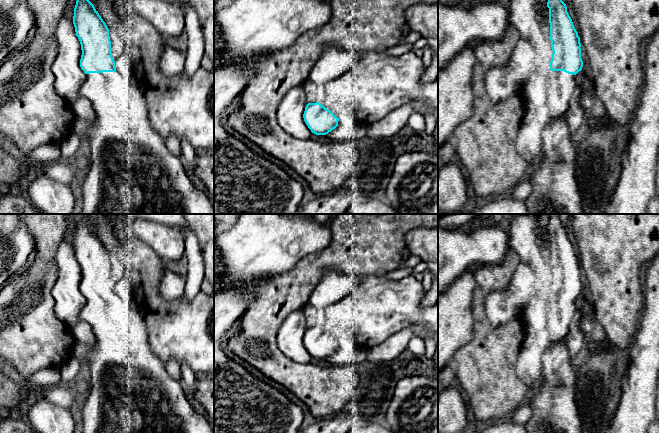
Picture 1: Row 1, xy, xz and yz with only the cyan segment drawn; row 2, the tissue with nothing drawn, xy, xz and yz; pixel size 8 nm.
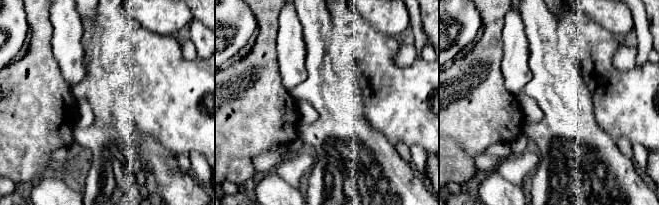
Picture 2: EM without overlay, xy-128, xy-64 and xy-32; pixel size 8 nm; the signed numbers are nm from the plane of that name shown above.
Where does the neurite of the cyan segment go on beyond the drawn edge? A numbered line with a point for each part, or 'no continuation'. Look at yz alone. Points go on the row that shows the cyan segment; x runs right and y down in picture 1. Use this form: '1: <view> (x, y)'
1: yz (546, 96)

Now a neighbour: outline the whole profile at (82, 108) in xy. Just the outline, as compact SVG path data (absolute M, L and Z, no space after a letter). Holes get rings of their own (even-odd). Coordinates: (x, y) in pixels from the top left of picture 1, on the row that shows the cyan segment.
M79 99L71 103L74 114L84 121L91 121L95 118L95 111L91 102L87 99Z

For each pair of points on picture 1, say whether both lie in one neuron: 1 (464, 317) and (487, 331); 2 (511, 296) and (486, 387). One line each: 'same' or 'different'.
1: different
2: different

